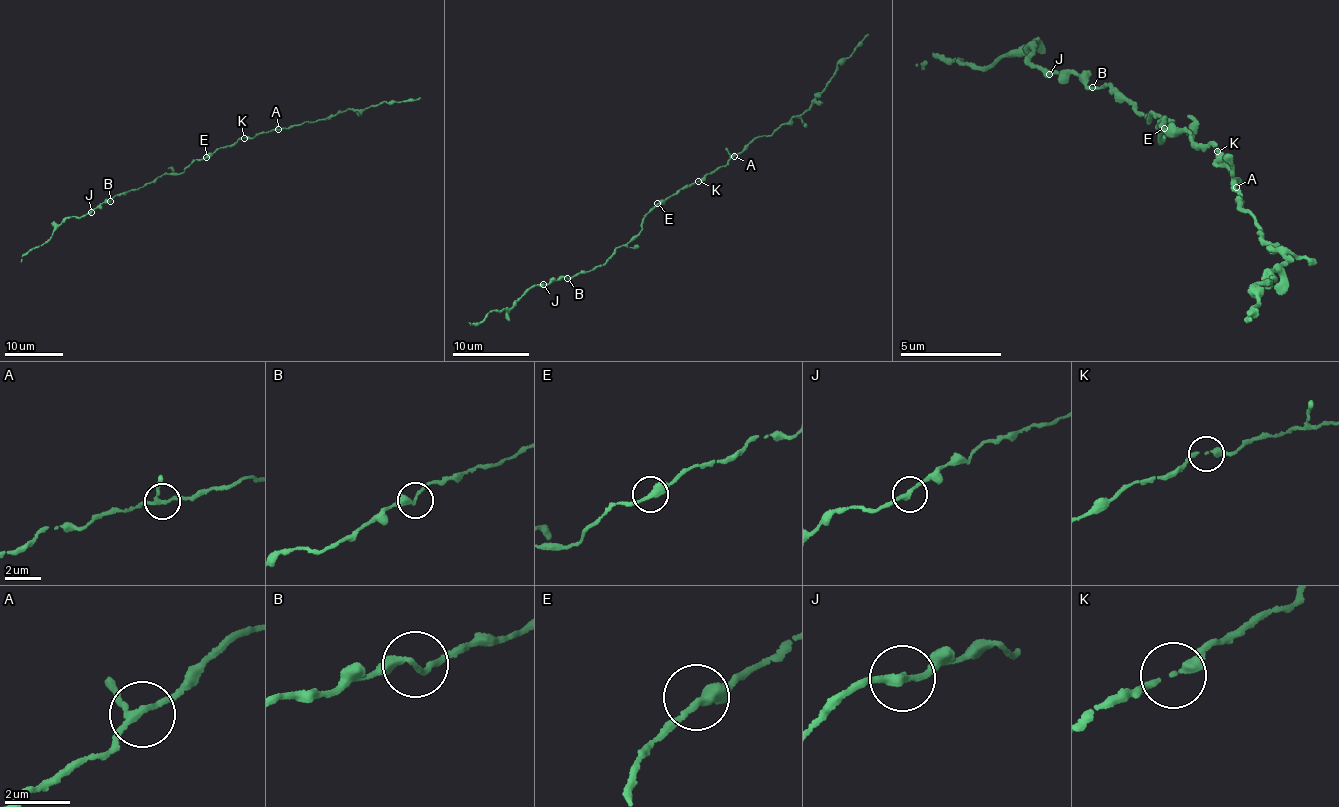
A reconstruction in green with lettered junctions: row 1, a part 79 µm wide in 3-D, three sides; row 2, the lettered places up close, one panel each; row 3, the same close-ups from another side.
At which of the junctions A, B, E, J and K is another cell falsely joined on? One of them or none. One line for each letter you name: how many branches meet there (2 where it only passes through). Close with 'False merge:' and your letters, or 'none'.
False merge: none

